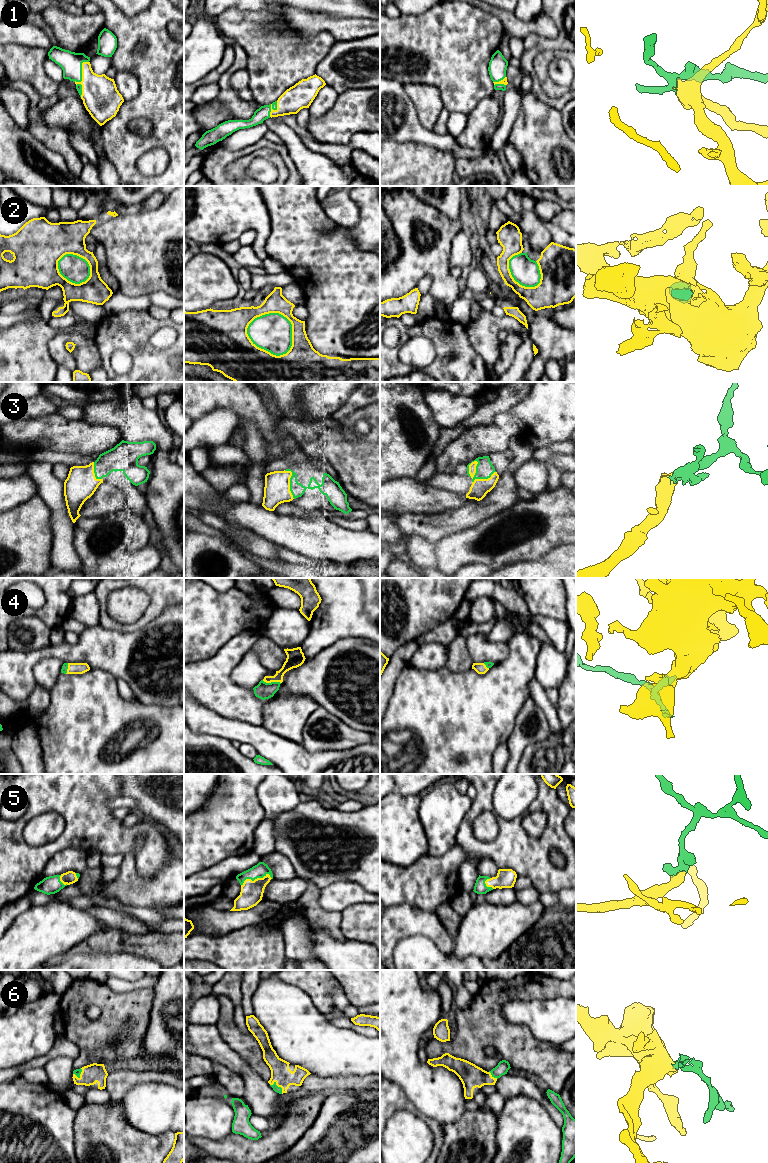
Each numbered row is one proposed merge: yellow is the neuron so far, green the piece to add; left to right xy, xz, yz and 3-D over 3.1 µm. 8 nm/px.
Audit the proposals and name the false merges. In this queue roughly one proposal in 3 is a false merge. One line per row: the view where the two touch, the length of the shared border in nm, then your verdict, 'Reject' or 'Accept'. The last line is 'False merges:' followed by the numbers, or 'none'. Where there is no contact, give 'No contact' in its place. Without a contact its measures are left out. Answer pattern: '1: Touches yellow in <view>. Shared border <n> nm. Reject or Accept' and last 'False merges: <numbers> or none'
1: Touches yellow in xy. Shared border 300 nm. Accept
2: Touches yellow in xz. Shared border 400 nm. Reject
3: Touches yellow in yz. Shared border 240 nm. Reject
4: Touches yellow in xz. Shared border 150 nm. Accept
5: Touches yellow in xz. Shared border 260 nm. Accept
6: Touches yellow in xz. Shared border 130 nm. Accept
False merges: 2, 3

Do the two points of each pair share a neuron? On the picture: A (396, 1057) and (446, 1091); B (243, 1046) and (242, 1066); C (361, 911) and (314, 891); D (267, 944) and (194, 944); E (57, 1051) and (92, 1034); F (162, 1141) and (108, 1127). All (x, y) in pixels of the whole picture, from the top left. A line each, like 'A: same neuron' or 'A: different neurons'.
A: same neuron
B: different neurons
C: different neurons
D: same neuron
E: different neurons
F: same neuron

